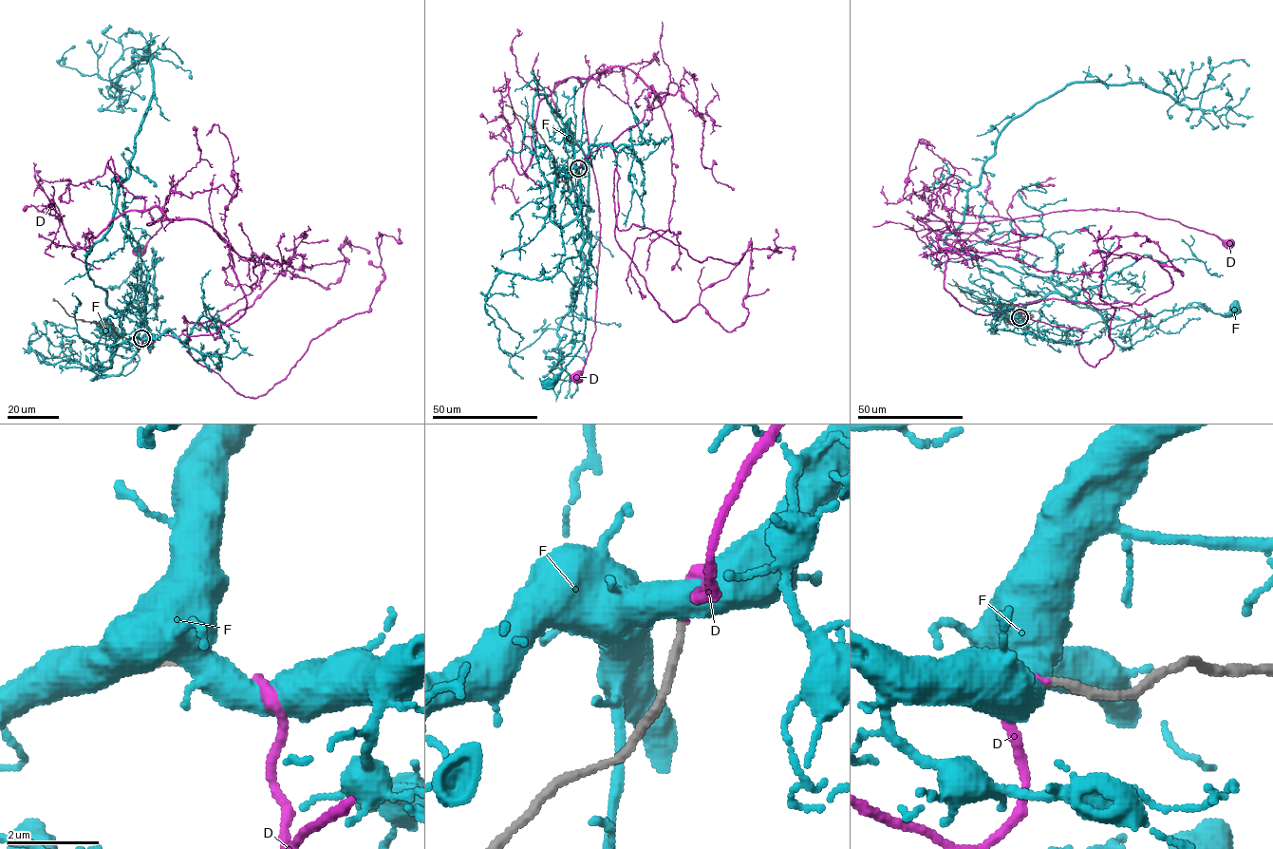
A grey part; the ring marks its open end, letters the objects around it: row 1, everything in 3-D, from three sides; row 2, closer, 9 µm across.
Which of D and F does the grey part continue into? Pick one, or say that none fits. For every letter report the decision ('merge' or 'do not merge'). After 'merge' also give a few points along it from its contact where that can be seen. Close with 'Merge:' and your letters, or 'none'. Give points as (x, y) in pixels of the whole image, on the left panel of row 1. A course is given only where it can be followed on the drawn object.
D: merge; it runs (141, 339), (211, 335), (247, 306), (230, 245), (203, 221), (146, 224), (166, 209), (139, 249)
F: do not merge
Merge: D

